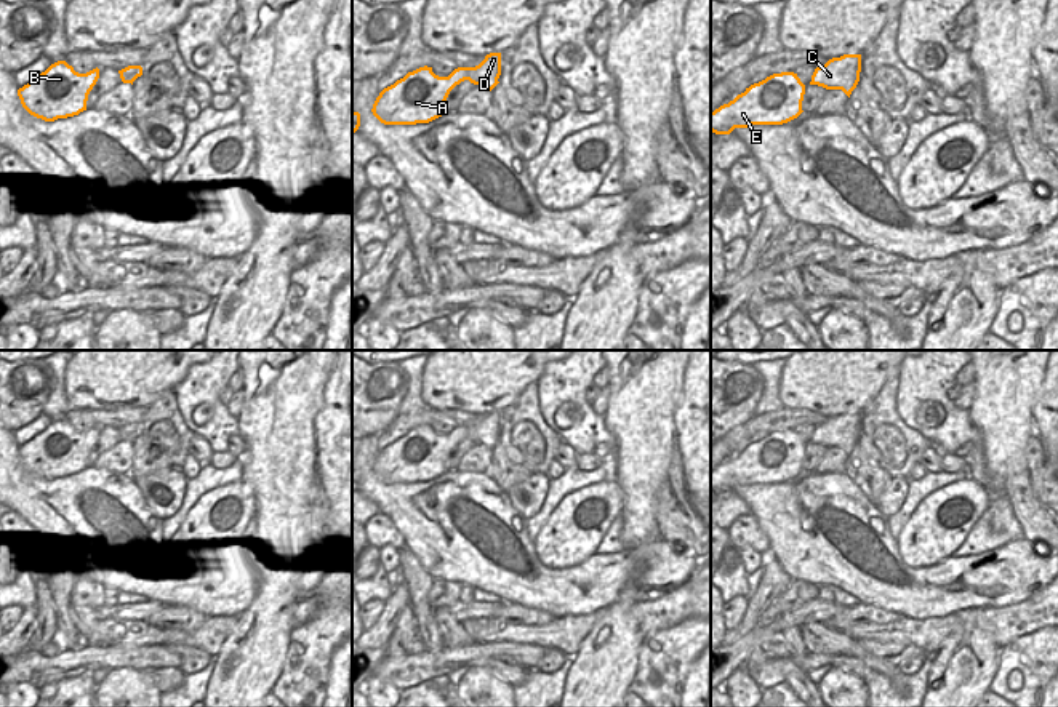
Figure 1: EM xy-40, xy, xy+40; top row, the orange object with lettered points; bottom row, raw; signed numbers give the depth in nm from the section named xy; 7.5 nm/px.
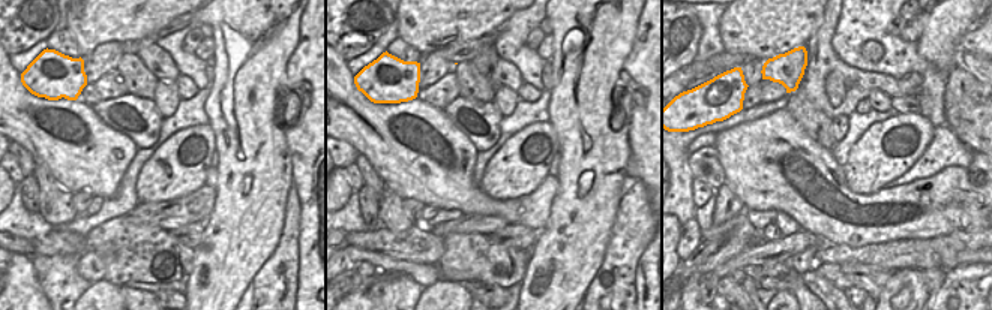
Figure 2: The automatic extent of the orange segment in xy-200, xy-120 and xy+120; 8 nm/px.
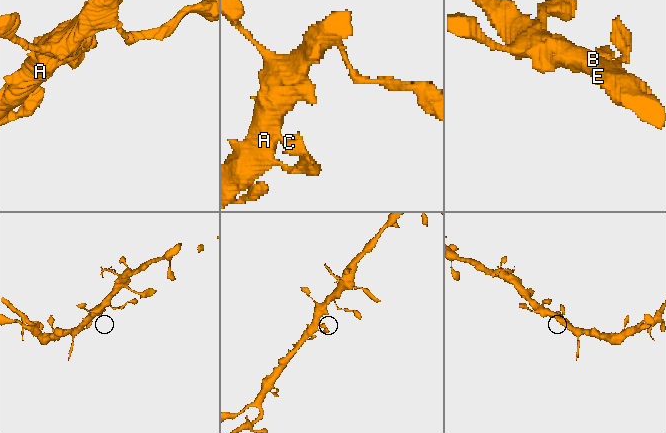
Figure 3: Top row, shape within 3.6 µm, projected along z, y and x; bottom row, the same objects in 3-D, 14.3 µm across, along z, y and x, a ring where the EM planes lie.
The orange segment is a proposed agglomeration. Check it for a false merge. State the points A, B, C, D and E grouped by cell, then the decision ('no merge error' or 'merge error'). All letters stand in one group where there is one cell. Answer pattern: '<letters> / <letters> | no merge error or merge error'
A B C D E | no merge error

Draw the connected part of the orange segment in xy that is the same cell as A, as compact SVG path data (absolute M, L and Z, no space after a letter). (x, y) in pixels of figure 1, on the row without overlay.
M501 411L487 413L475 425L458 425L448 435L439 435L424 424L384 446L371 470L384 483L429 481L445 472L445 459L456 443L469 438L491 449L499 433Z

